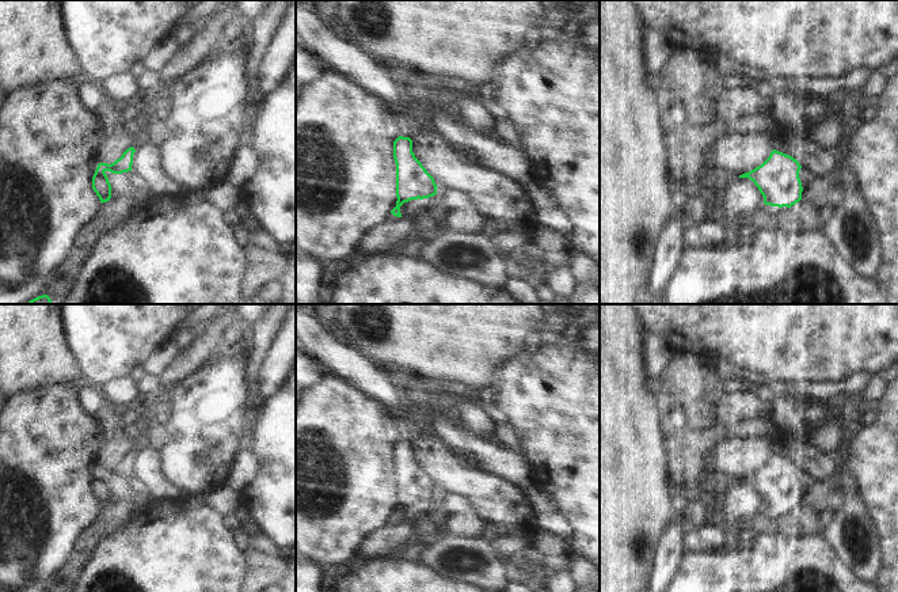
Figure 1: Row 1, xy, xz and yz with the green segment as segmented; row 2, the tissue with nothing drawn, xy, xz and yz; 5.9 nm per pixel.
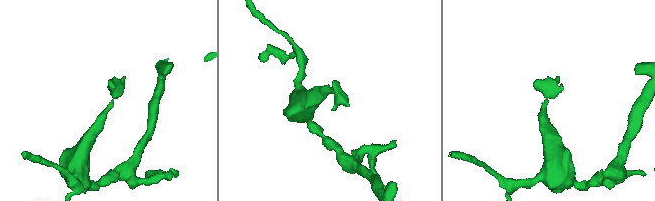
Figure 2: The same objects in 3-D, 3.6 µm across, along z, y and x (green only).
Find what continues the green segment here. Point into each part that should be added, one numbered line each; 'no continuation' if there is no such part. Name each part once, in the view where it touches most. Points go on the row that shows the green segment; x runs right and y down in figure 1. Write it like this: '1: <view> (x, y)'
no continuation

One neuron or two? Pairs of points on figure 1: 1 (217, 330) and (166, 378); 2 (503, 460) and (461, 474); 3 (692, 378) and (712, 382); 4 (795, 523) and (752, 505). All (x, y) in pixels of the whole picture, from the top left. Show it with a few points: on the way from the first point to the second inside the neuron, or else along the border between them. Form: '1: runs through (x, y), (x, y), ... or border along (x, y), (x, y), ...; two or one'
1: runs through (205, 342), (178, 370); one
2: border along (476, 465), (509, 481); two
3: runs through (697, 382), (707, 382); one
4: border along (764, 508), (752, 516), (733, 522); two

